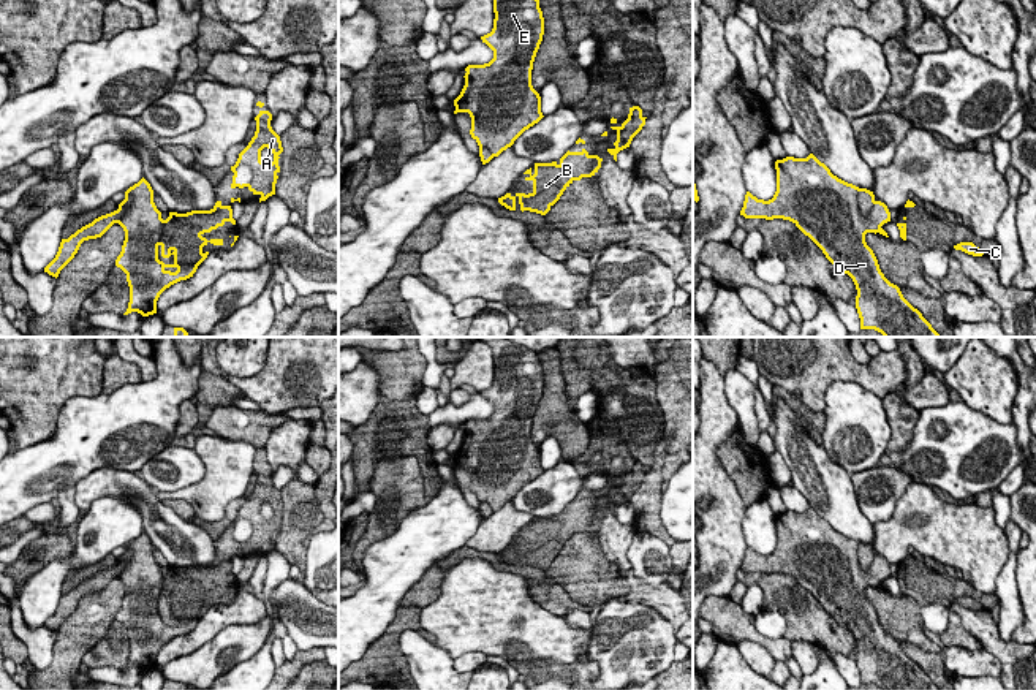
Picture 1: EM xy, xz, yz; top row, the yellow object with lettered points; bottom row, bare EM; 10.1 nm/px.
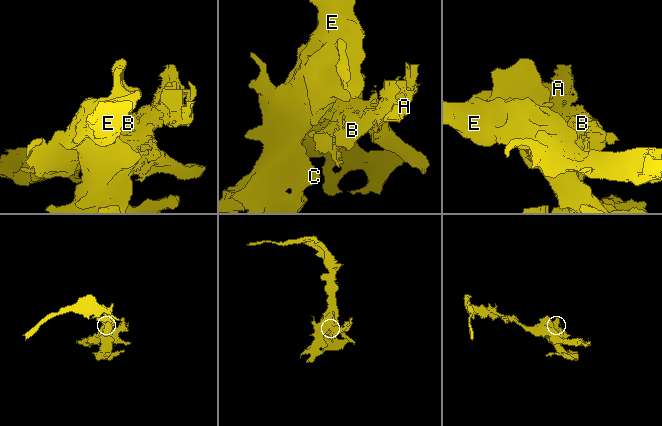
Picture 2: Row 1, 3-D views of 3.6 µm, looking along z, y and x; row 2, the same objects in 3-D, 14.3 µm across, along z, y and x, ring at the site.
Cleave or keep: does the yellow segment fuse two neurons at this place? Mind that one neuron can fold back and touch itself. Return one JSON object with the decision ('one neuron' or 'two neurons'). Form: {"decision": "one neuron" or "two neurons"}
{"decision": "one neuron"}

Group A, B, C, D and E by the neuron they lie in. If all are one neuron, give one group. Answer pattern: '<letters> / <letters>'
A B C D E

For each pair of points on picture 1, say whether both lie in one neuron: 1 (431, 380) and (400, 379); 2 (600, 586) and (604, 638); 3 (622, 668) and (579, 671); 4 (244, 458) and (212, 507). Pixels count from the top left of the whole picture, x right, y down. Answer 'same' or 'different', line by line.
1: different
2: different
3: different
4: same

